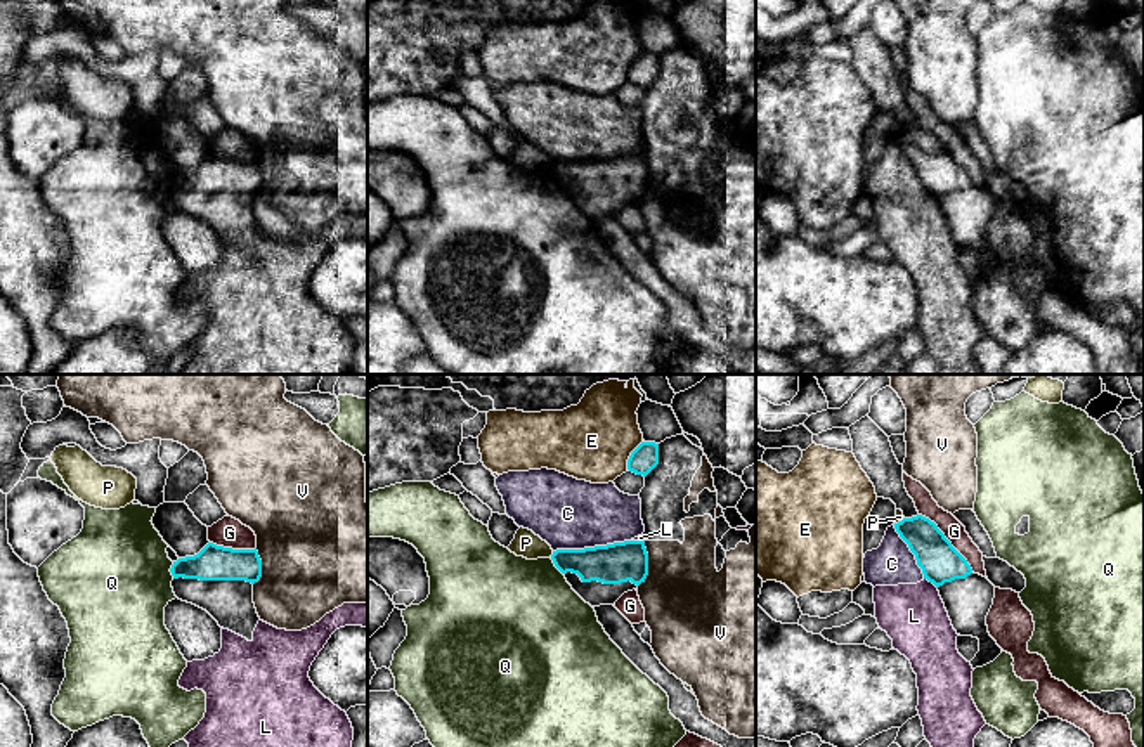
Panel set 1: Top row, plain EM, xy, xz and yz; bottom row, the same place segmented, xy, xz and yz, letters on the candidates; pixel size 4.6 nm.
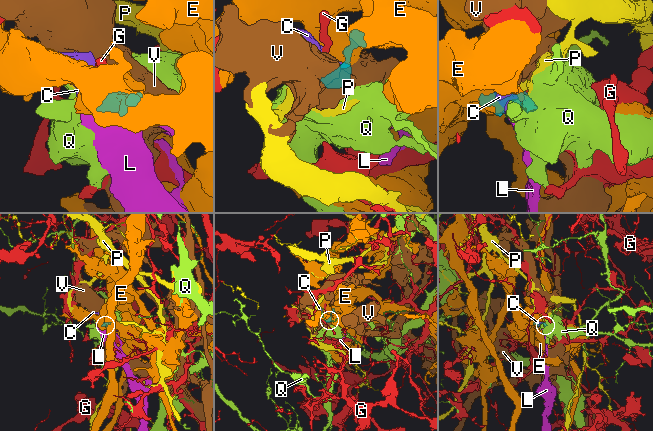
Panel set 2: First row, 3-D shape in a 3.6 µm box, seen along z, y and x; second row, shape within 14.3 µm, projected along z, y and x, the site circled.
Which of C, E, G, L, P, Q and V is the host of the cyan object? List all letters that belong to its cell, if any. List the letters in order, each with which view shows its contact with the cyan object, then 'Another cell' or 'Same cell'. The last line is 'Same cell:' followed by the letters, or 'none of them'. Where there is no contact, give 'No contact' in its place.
C: Touches cyan in xz. Another cell
E: Touches cyan in xz. Another cell
G: Touches cyan in yz. Another cell
L: Touches cyan in yz. Another cell
P: Touches cyan in xz. Another cell
Q: Touches cyan in xy. Another cell
V: Touches cyan in xz. Another cell
Same cell: none of them

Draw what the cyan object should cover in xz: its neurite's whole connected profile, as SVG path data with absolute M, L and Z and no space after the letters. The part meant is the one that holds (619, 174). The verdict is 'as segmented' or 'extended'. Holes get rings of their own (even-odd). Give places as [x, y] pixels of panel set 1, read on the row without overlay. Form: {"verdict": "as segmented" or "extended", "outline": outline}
{"verdict": "extended", "outline": "M624 153L584 161L556 161L555 179L591 218L615 217L648 187L645 153Z"}

